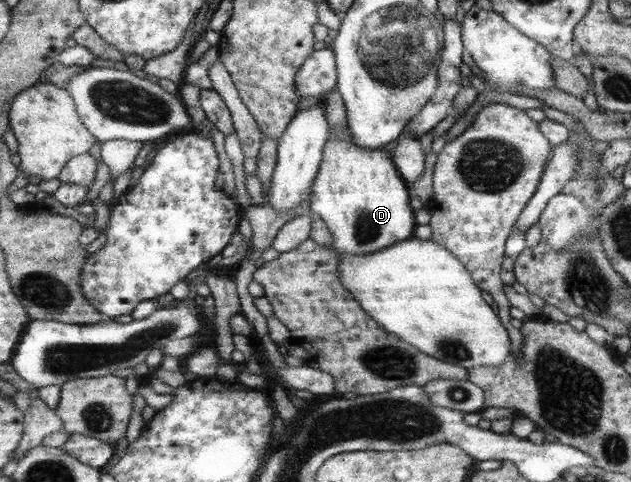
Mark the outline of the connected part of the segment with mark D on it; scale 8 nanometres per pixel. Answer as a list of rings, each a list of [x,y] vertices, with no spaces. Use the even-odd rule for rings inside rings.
[[[348,127],[338,131],[328,131],[325,147],[322,147],[322,159],[317,174],[311,185],[310,208],[311,213],[322,219],[329,231],[331,247],[344,255],[366,255],[374,251],[384,250],[396,243],[408,240],[414,231],[412,209],[408,205],[408,191],[404,181],[400,179],[400,172],[394,169],[391,157],[387,157],[382,148],[362,149],[350,139]]]

